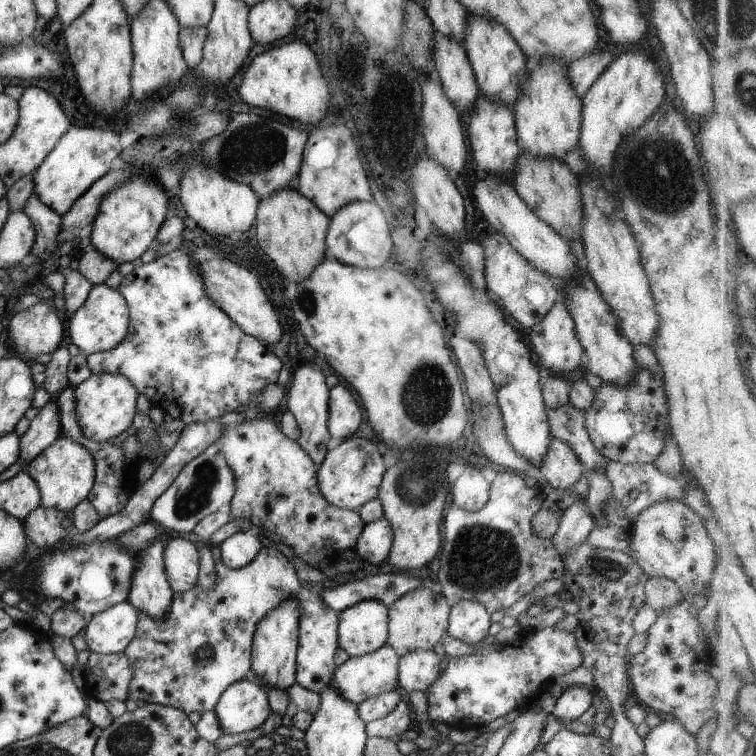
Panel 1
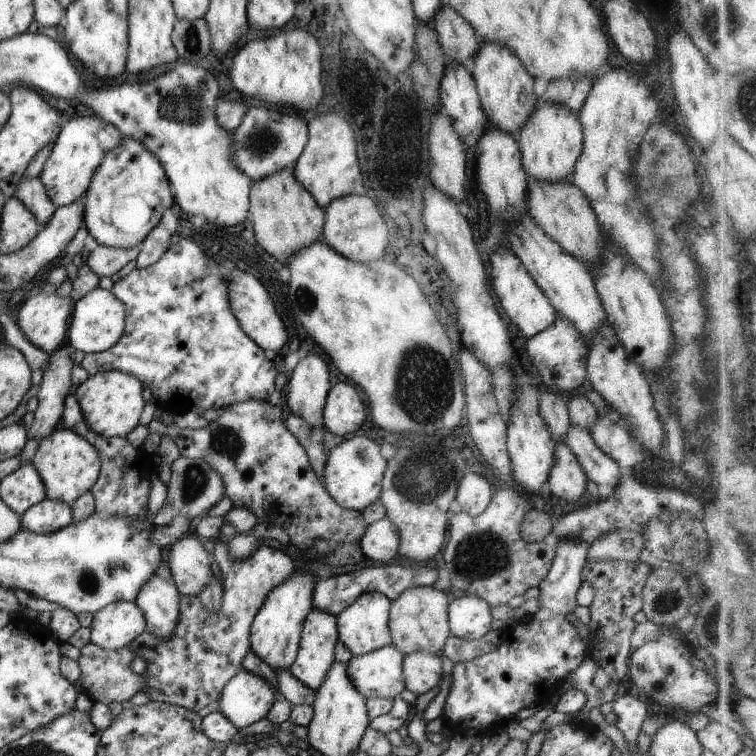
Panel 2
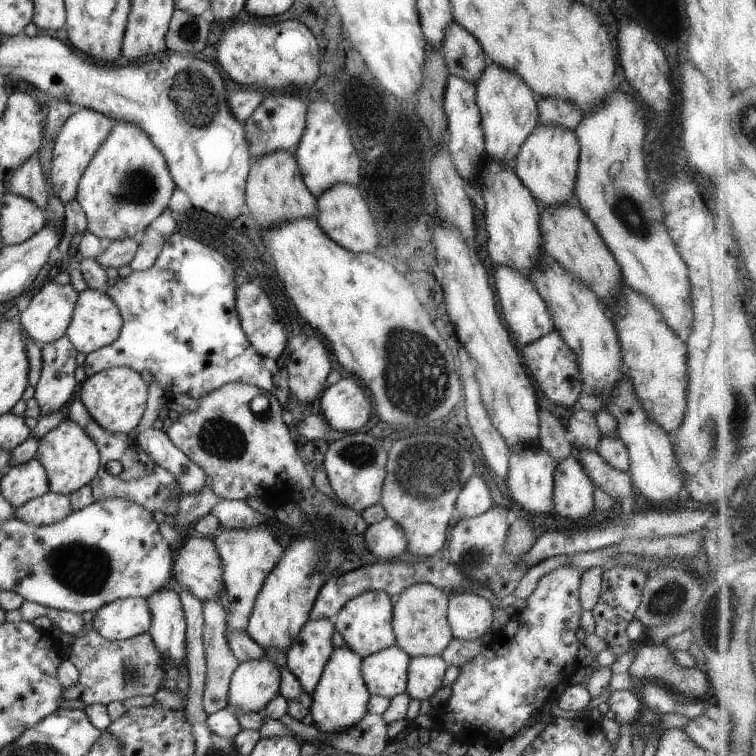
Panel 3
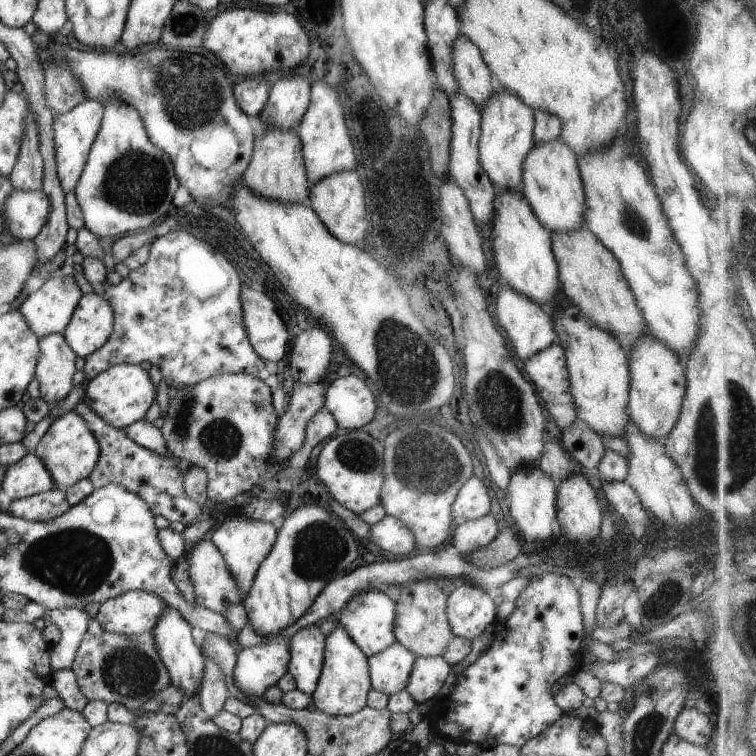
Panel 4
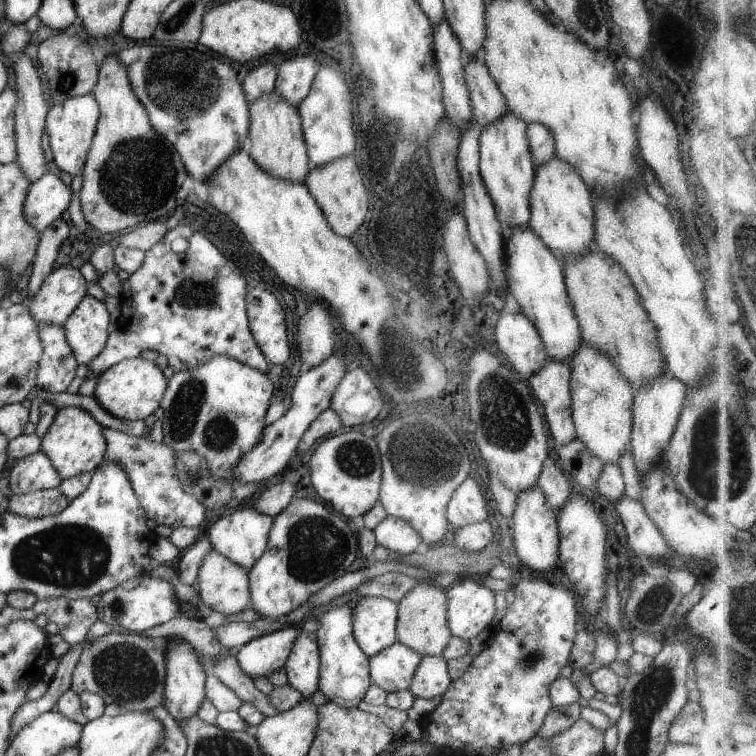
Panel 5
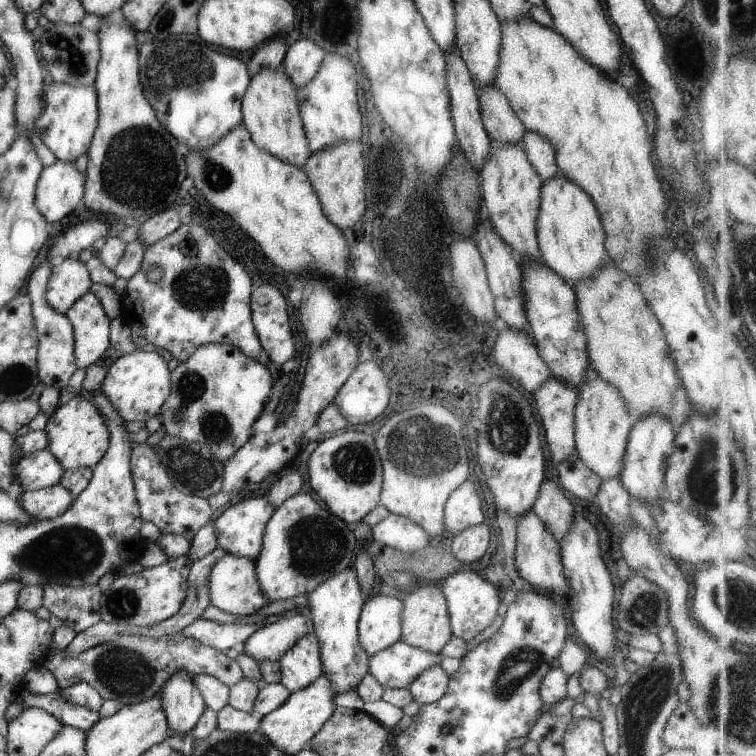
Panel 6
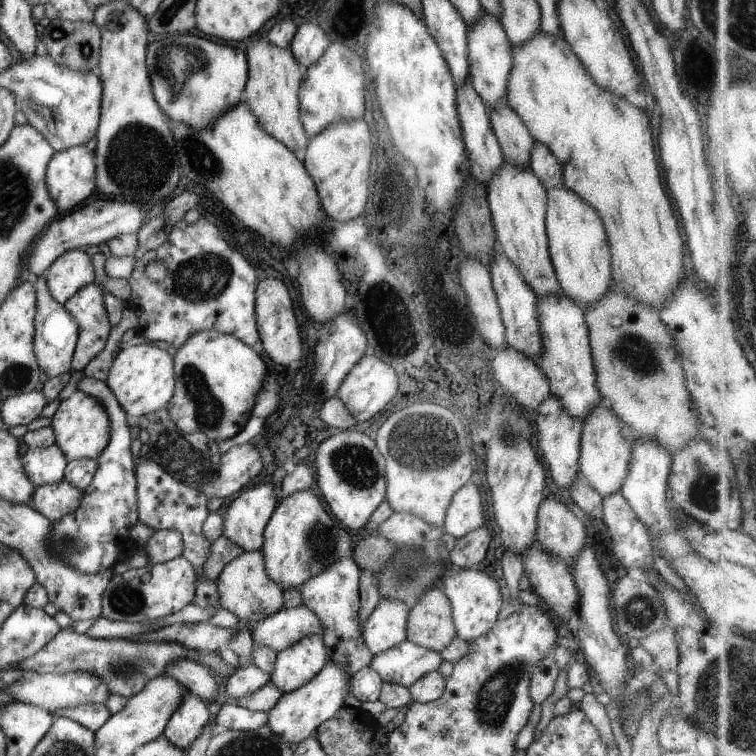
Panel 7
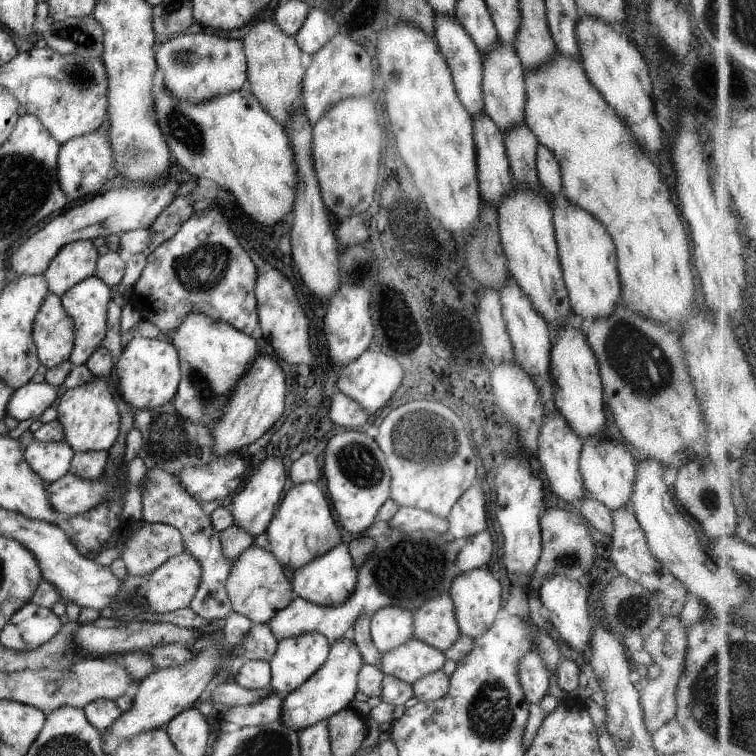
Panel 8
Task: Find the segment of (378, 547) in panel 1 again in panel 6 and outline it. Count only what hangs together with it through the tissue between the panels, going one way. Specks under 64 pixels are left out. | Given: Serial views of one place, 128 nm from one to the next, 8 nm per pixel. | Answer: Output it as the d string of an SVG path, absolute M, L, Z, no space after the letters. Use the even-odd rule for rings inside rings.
M390 513L381 522L375 524L371 532L376 542L404 552L424 548L431 539L431 536L409 518Z

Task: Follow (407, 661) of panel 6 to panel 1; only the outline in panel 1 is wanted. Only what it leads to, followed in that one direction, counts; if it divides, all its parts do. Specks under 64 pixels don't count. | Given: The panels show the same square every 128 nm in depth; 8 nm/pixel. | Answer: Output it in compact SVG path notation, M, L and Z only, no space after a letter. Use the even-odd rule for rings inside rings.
M381 645L373 652L363 654L363 656L349 657L343 664L334 668L328 685L339 692L341 698L359 704L363 699L398 690L397 680L398 656L389 645Z

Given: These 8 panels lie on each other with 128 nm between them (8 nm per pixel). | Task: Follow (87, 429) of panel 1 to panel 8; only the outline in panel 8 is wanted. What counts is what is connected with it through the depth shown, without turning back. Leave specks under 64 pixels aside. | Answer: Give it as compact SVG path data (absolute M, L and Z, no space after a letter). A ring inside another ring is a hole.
M135 334L115 362L118 394L133 411L153 410L172 400L180 380L179 355L171 340L142 338Z

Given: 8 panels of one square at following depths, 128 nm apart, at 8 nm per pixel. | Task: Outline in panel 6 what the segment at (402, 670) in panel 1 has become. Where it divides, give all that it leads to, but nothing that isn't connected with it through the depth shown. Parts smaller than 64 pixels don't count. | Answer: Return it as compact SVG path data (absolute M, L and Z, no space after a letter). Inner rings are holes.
M434 665L421 672L409 684L407 690L413 701L421 705L427 705L441 699L441 696L446 692L448 681L449 678L440 666Z

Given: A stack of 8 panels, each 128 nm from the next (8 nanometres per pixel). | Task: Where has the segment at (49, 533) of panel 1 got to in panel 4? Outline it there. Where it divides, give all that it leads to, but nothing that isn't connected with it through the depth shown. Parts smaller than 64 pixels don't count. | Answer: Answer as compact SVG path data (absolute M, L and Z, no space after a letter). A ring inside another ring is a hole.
M54 487L45 492L12 500L7 511L26 521L46 521L61 516L69 507L64 492Z

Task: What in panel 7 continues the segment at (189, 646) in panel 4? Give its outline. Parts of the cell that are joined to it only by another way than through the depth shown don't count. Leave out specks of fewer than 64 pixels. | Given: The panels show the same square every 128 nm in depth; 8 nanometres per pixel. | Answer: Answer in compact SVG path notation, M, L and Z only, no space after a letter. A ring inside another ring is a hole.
M186 692L177 706L176 712L171 714L166 723L162 736L176 748L187 750L200 736L208 720L207 703Z

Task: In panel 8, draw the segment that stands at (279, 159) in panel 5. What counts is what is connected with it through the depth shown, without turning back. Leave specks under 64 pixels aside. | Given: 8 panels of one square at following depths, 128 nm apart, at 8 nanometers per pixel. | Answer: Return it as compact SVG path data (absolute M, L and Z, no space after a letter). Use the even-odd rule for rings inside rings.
M254 20L253 25L244 38L241 39L243 52L246 60L246 80L250 84L250 93L257 98L257 102L261 104L261 108L276 120L282 127L287 126L289 122L289 114L293 108L298 107L298 102L301 99L301 87L305 68L301 65L301 51L297 48L297 43L293 40L293 36L287 36L285 32L279 30L275 22L271 20Z

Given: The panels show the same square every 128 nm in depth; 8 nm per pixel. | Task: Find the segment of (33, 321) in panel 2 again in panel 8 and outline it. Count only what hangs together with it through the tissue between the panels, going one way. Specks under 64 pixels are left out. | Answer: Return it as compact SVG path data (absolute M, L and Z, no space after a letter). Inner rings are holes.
M76 240L62 246L43 273L48 292L63 296L77 282L95 275L98 257L90 240Z

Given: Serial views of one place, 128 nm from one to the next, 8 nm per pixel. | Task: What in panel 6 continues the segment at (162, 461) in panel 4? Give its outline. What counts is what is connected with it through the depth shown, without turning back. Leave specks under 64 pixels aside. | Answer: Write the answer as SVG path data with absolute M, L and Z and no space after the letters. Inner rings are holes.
M131 440L129 468L132 473L134 494L138 503L138 514L142 523L151 522L160 533L172 533L183 536L191 543L193 536L210 520L213 508L207 499L186 496L172 485L159 463L157 449L148 445L134 443Z

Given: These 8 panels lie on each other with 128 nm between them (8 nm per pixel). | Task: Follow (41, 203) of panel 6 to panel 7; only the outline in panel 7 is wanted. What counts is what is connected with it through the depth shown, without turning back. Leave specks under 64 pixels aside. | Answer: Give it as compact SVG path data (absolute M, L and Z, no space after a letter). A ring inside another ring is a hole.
M81 144L54 153L47 162L45 188L57 214L83 202L95 190L93 152Z

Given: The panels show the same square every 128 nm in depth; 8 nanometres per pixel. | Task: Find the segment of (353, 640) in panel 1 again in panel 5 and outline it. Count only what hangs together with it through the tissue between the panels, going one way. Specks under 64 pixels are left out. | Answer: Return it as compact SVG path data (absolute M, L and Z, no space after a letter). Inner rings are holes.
M381 597L358 599L352 609L353 640L365 656L373 656L397 641L397 603Z

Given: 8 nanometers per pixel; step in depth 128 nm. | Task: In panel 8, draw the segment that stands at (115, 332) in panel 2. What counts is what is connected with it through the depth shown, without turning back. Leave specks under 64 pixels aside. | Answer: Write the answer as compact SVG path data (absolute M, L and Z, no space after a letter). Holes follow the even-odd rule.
M93 275L77 282L63 296L60 296L61 306L73 322L73 346L68 360L74 366L84 364L105 338L106 308L107 302L110 300L109 289L110 286L107 286L102 280Z

